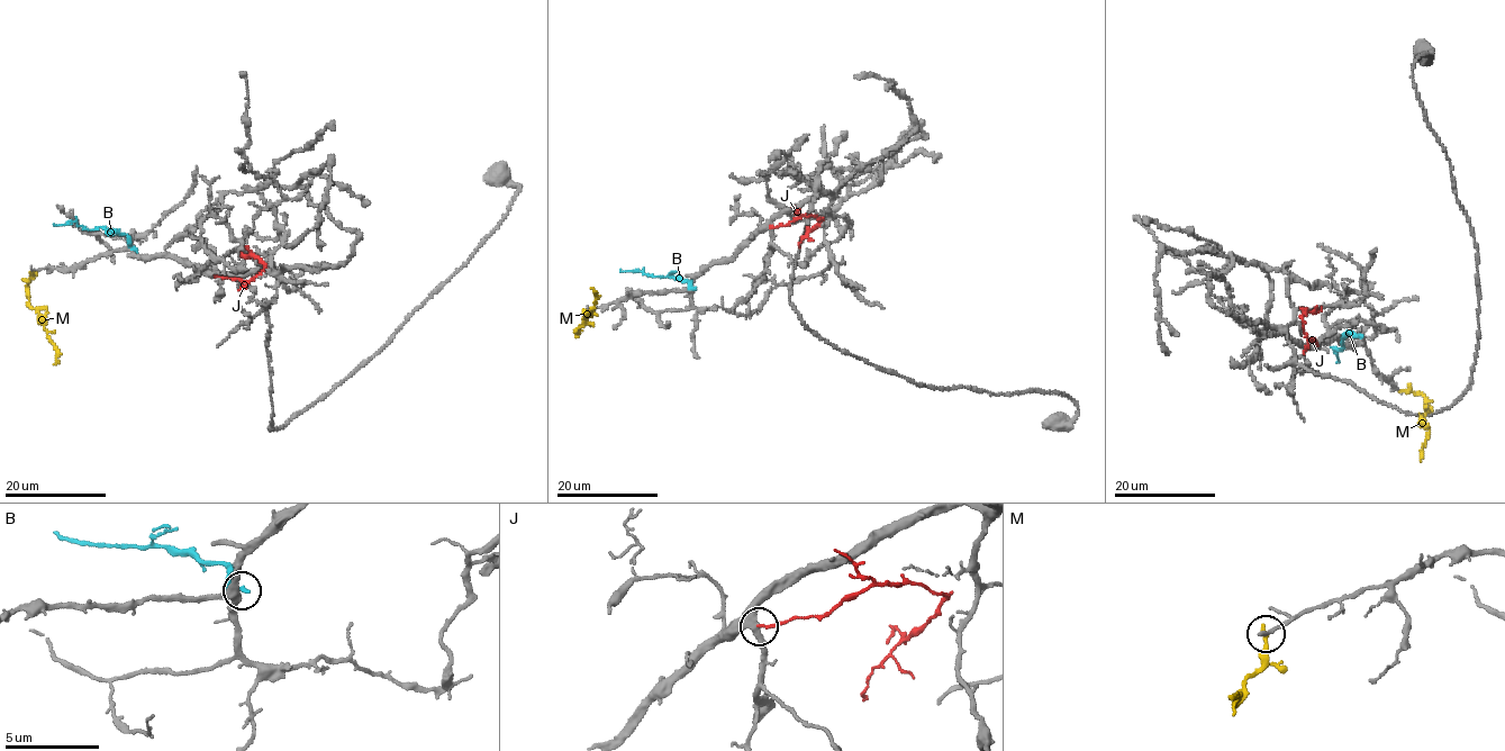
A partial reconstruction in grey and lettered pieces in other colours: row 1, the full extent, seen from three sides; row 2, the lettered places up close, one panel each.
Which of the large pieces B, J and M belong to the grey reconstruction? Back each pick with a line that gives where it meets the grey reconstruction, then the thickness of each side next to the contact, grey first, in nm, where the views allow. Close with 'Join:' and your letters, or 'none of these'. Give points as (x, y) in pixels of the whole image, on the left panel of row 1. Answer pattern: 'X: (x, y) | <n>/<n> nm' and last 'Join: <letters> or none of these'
Join: none of these

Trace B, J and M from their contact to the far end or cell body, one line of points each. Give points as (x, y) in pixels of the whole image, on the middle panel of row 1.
B: (694, 288), (688, 281), (620, 270)
J: (770, 227), (789, 224), (804, 216), (821, 217), (801, 238), (798, 247)
M: (586, 314), (586, 323), (579, 333), (576, 331), (590, 314), (597, 296), (590, 287)

